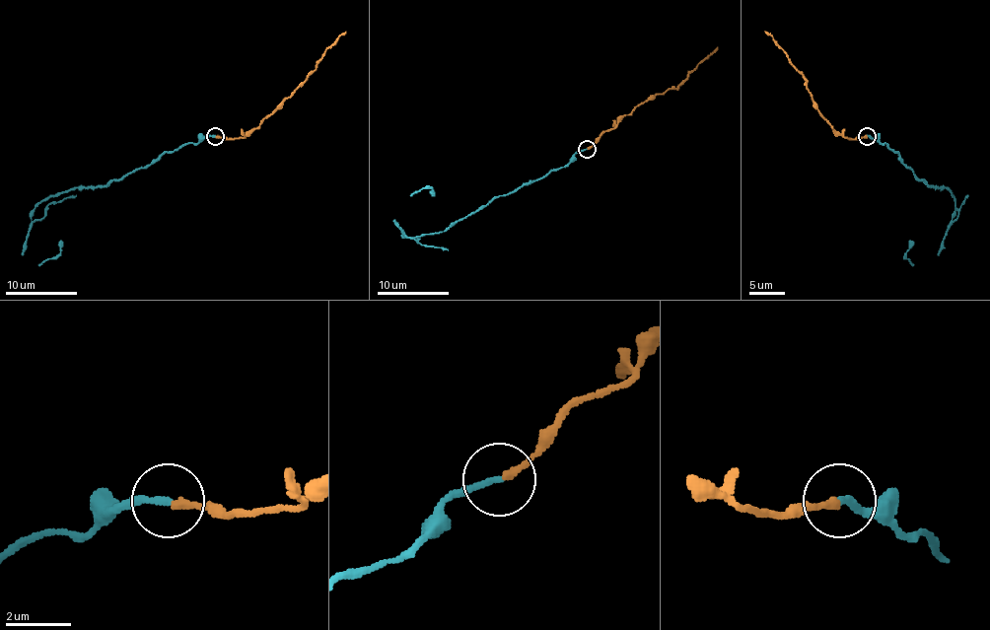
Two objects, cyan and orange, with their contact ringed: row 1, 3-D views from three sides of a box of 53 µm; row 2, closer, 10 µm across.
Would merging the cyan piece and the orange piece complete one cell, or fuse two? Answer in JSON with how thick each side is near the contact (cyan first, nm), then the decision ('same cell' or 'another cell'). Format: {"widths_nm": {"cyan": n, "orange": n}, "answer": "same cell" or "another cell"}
{"widths_nm": {"cyan": 190, "orange": 200}, "answer": "another cell"}

